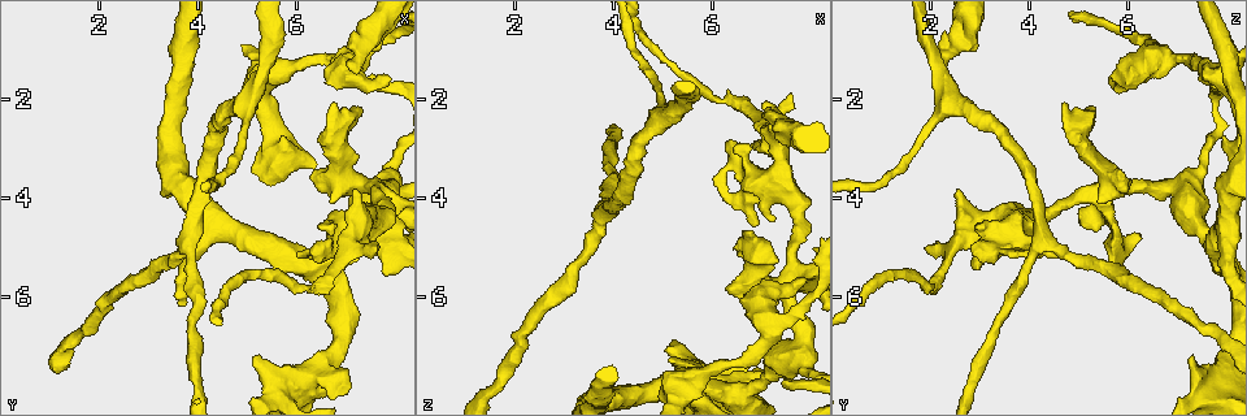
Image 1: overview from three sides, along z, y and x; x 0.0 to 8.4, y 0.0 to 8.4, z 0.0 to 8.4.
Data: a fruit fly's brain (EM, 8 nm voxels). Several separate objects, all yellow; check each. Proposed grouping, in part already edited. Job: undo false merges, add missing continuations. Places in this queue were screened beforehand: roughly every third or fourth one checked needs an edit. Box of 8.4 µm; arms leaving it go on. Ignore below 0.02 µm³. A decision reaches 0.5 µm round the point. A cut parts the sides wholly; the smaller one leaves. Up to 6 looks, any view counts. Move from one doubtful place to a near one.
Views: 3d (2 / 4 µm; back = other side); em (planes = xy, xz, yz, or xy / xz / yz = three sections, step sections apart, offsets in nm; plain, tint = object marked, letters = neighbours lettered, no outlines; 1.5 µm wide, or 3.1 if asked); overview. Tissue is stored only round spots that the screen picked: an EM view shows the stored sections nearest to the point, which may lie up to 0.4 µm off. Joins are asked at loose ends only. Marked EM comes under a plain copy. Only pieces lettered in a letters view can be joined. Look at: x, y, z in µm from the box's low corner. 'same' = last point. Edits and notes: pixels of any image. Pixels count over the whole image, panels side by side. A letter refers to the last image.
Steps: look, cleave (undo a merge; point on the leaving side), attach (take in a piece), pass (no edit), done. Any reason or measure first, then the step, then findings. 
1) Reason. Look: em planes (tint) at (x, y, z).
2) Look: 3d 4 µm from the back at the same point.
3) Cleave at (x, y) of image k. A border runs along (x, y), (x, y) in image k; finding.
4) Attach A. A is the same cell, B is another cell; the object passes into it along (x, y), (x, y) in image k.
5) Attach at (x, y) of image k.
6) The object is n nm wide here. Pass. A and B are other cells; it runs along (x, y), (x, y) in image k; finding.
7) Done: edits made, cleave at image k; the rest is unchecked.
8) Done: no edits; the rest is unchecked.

Three-way junction. Look: 3d 2 µm from the back at (6.65, 5.30, 7.95).

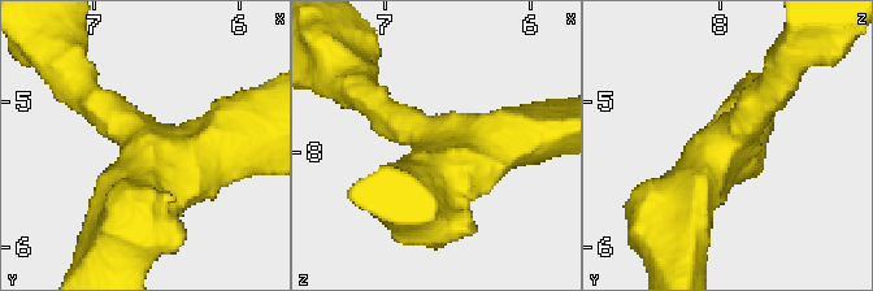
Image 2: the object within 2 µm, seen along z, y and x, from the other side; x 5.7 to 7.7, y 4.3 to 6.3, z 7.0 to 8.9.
3 arms meet here; the arms are 280, 400, 420 nm wide. Look: em planes (letters) at (6.60, 5.32, 7.92).

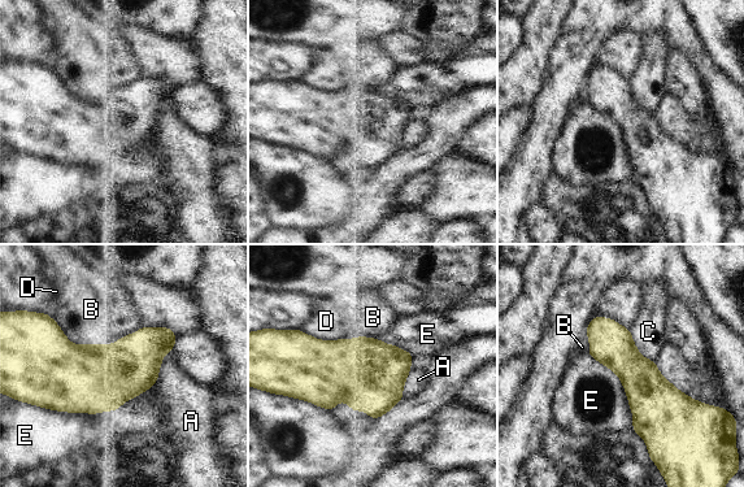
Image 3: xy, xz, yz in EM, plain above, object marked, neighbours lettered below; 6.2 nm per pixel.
The longest contact is with E, 750 nm. Pass. A, B, C, D and E are other cells; all the same cell.

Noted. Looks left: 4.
Thick end. Look: em planes (letters) at (6.85, 5.50, 2.90).

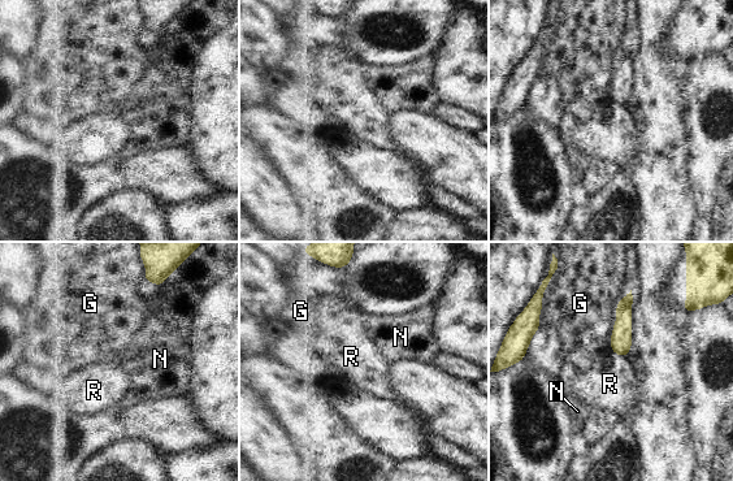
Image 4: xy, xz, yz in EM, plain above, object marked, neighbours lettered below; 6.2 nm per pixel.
Pass. G, N and R are other cells; a border runs along (611, 350), (625, 356) in image 4; no lettered piece goes on from it.

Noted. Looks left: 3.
Stops while still wide. Look: 3d 2 µm at (7.10, 1.50, 2.15).

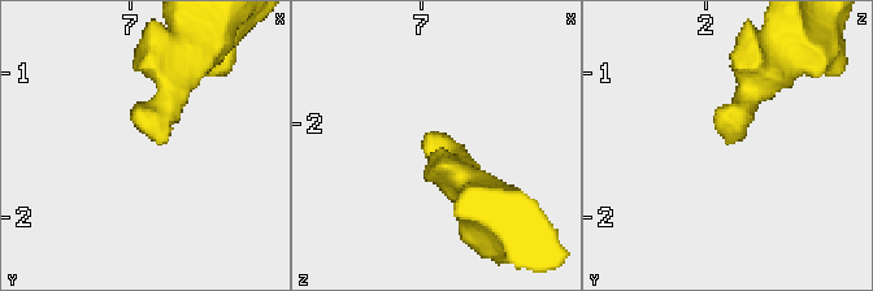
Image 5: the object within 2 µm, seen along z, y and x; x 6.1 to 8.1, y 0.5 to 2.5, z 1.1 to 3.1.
Now the EM. Look: em planes (letters) at (7.12, 1.46, 2.14).

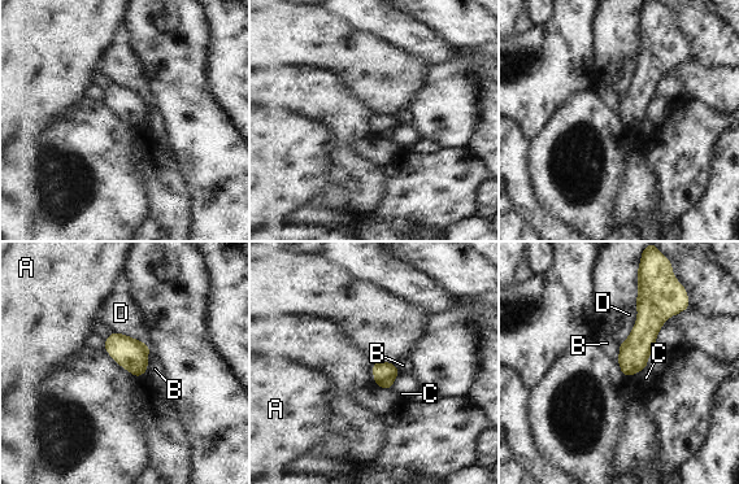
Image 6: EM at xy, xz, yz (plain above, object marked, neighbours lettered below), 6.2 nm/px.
Pass. A, B, C and D are other cells; it runs along (642, 297), (644, 332), (627, 373) in image 6; none of them fits.

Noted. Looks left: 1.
Done: no edits; the rest is unchecked.

